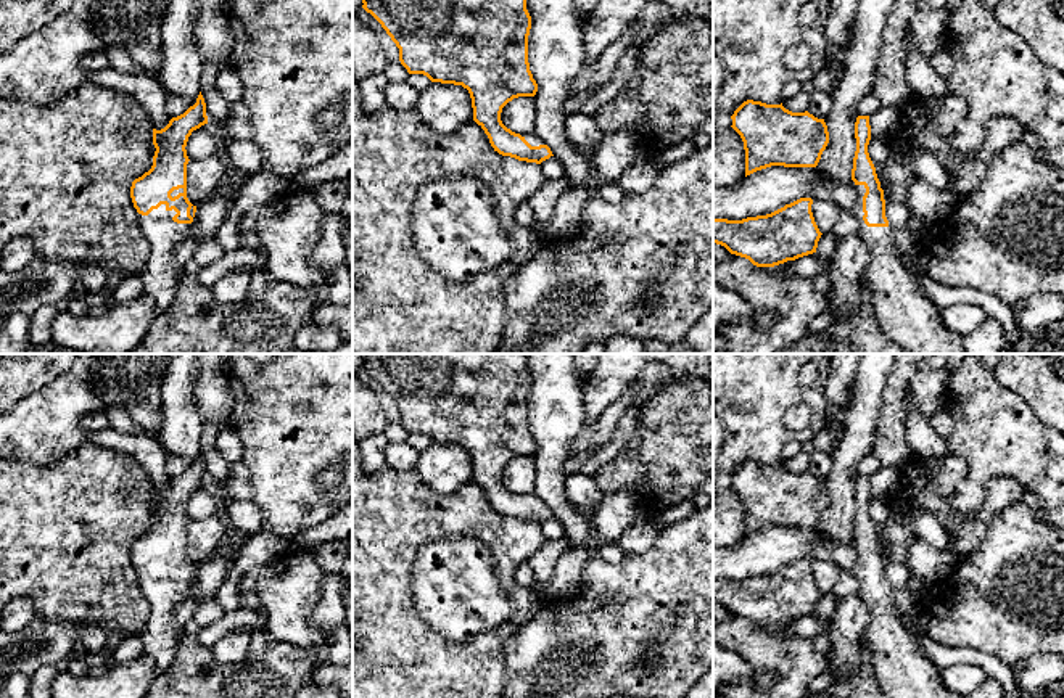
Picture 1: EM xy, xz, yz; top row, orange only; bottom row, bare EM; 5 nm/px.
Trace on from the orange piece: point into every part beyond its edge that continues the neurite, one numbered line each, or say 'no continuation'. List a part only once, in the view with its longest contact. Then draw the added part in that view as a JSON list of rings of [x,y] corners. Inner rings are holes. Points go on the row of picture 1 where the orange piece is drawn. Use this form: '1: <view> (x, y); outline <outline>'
1: xy (161, 275); outline [[[166,204],[153,209],[148,216],[138,214],[138,222],[151,251],[140,273],[145,293],[155,301],[158,314],[166,312],[177,298],[177,288],[185,273],[175,262],[174,248],[192,232],[192,224],[177,224]]]

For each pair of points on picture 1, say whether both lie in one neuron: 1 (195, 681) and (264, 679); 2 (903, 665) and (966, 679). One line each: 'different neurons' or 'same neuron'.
1: same neuron
2: different neurons

